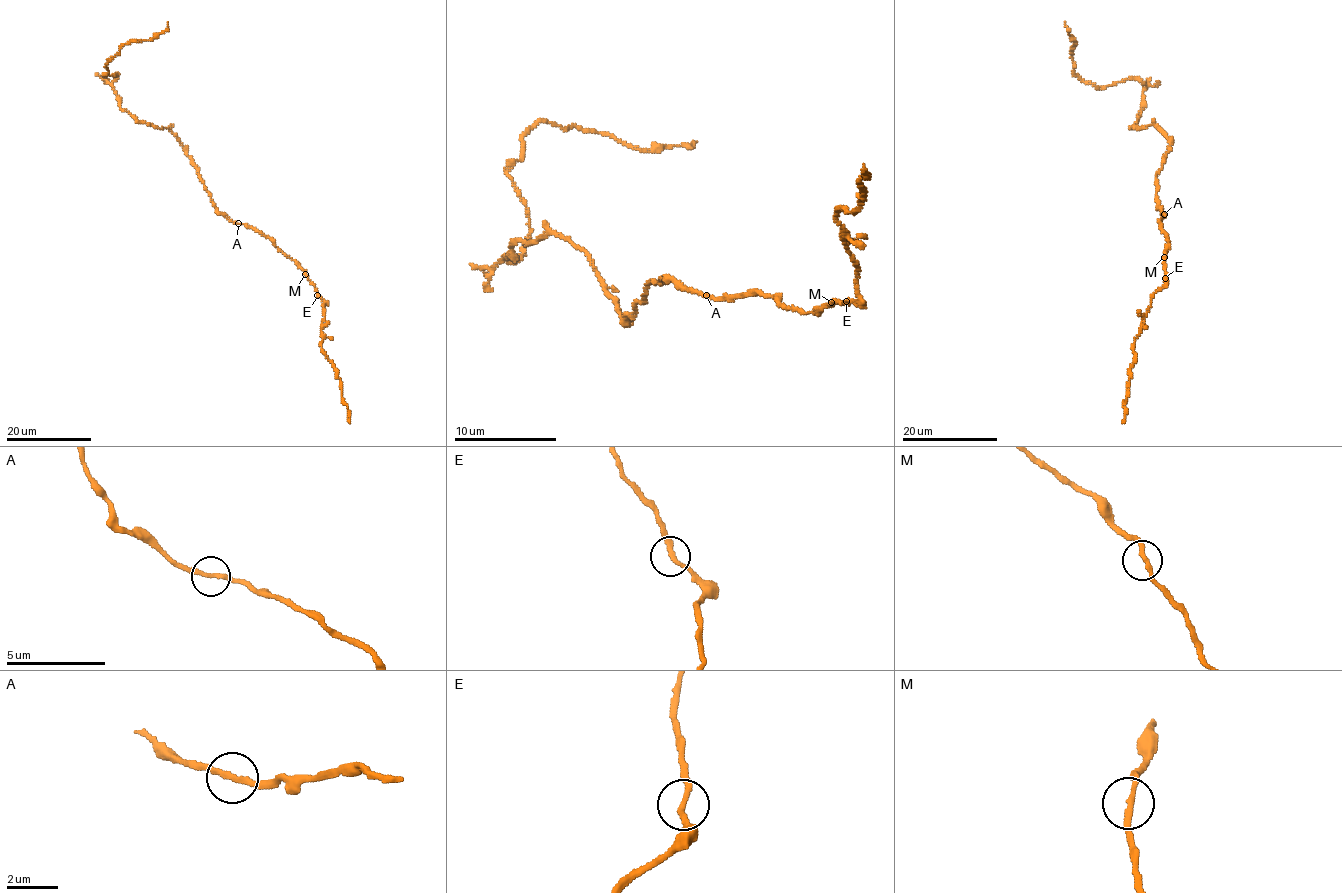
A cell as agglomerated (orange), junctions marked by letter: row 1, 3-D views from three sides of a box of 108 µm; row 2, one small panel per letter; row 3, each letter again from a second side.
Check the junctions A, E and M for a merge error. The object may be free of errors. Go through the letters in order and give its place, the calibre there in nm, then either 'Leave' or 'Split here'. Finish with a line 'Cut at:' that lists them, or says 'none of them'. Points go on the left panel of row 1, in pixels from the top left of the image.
A: Place: (238, 223). Thickness 220 nm. Leave
E: Place: (317, 295). Thickness 220 nm. Leave
M: Place: (305, 274). Thickness 220 nm. Leave
Cut at: none of them

